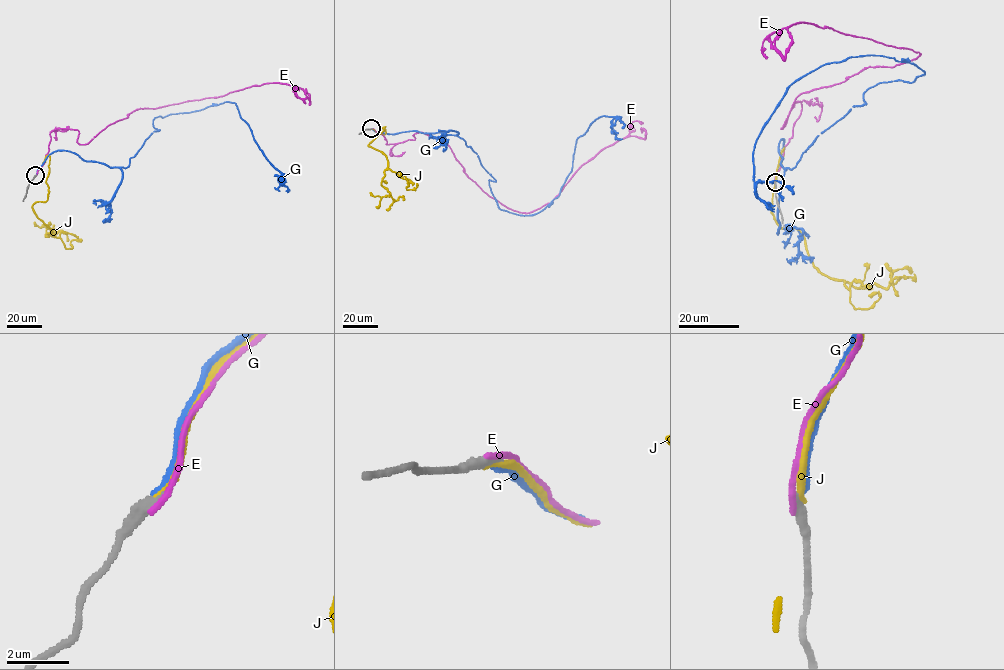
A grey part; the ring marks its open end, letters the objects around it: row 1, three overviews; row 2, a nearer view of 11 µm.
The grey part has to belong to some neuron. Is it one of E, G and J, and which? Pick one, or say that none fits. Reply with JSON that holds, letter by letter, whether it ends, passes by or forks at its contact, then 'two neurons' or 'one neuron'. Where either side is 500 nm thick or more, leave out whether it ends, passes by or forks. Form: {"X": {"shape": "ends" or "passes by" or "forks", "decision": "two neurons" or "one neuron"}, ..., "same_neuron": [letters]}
{"E": {"shape": "ends", "decision": "two neurons"}, "G": {"shape": "ends", "decision": "one neuron"}, "J": {"shape": "ends", "decision": "two neurons"}, "same_neuron": ["G"]}

